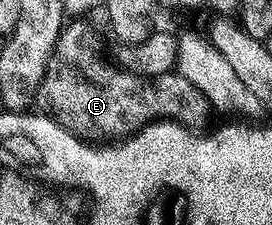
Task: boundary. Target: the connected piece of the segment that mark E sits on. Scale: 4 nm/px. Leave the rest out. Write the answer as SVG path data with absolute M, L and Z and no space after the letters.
M79 21L71 22L59 34L45 77L35 94L35 103L42 114L84 141L111 141L126 136L129 129L156 121L182 123L192 129L206 128L203 126L207 118L213 115L212 105L196 85L178 73L144 79L142 75L130 75L110 62L103 63L98 49L87 40L86 29Z

